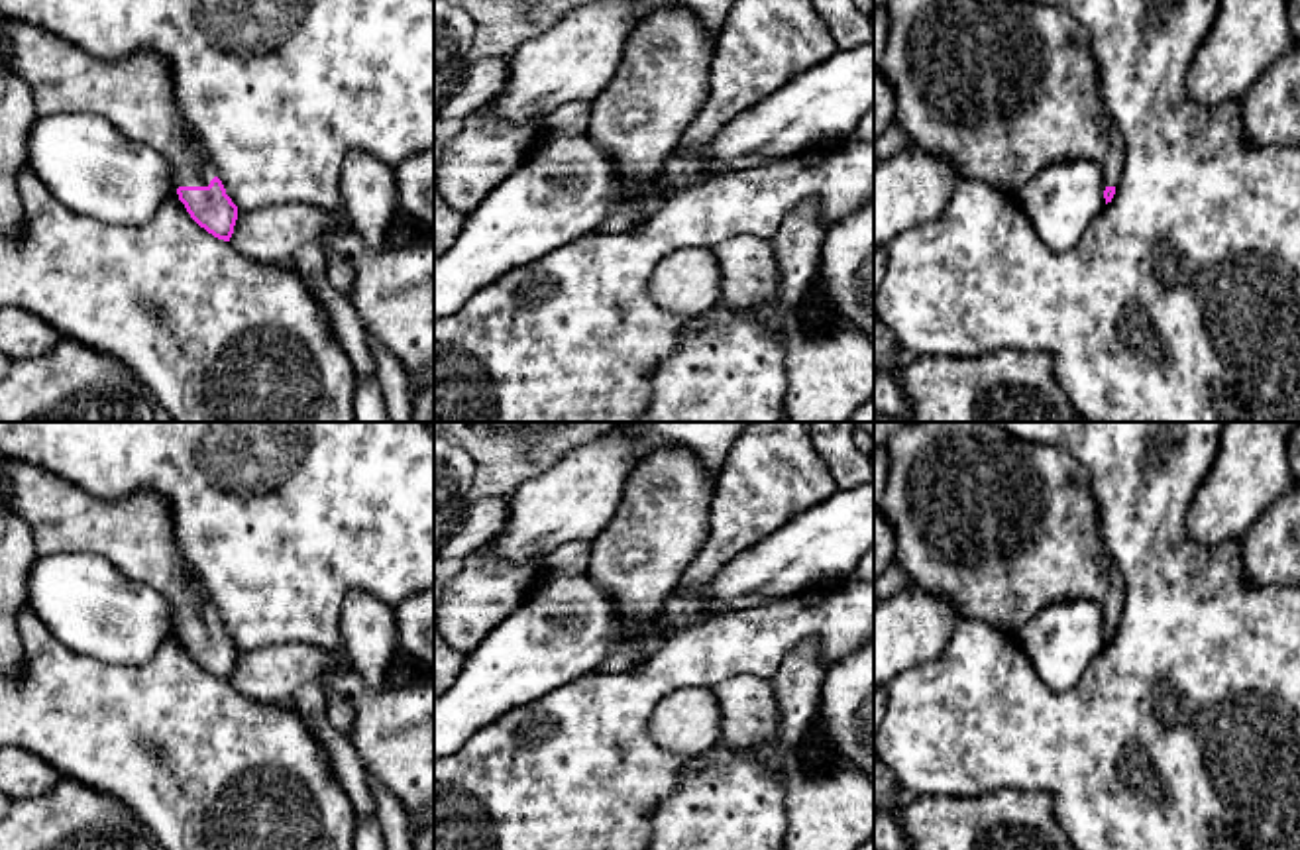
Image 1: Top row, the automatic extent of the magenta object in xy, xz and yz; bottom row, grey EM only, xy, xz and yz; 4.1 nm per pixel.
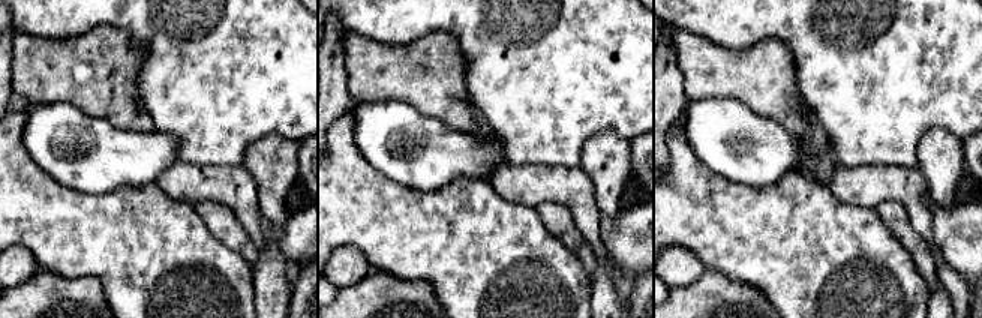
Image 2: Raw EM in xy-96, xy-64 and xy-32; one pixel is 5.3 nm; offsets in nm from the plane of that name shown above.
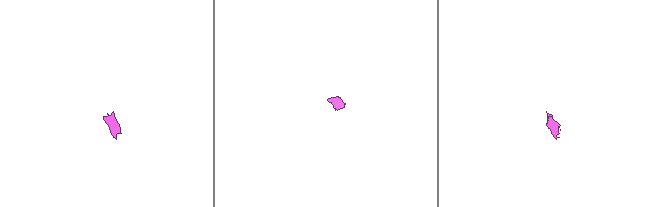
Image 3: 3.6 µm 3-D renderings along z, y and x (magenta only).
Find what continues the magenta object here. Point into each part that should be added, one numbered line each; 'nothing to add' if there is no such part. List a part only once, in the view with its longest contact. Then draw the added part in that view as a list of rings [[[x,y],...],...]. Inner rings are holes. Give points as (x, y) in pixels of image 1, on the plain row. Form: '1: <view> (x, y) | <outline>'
1: xy (136, 534) | [[[0,459],[0,493],[20,514],[37,556],[94,554],[128,579],[153,587],[179,626],[208,626],[216,614],[204,585],[183,558],[169,501],[153,489],[102,501],[24,461]]]

